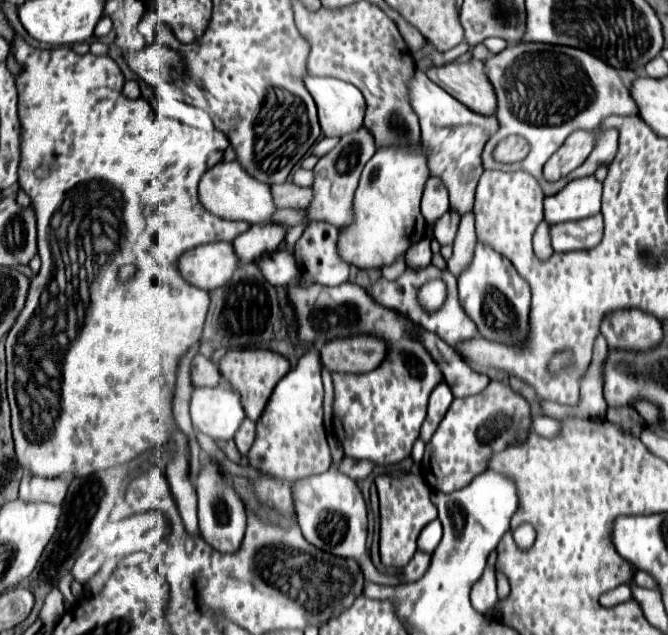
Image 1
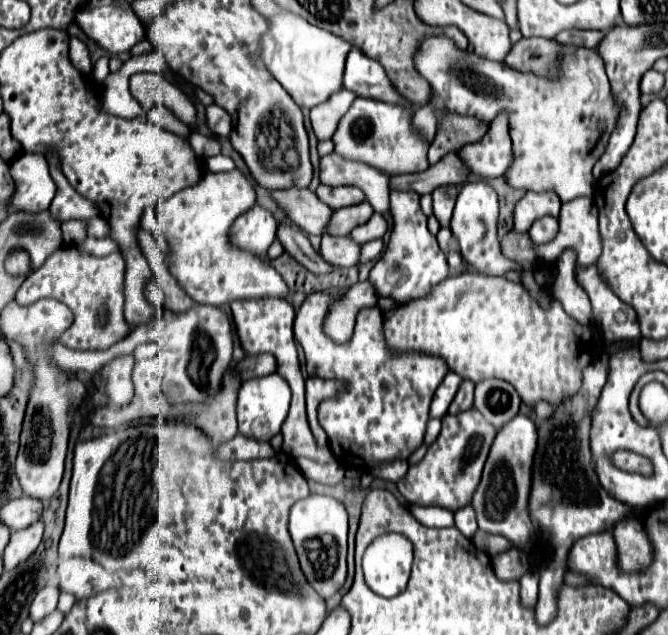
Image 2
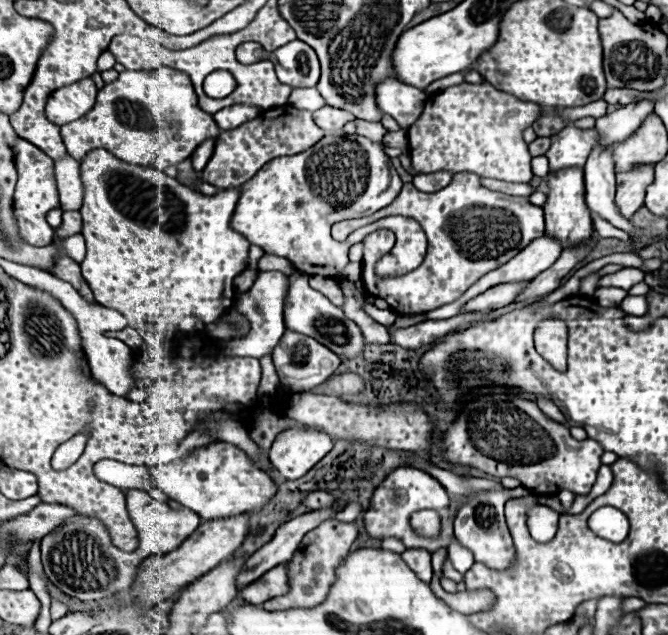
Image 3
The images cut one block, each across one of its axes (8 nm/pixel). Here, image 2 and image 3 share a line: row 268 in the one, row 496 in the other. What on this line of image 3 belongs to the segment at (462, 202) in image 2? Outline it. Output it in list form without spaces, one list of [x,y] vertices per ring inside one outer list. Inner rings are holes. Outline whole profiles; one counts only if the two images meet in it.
[[[516,488],[508,494],[506,492],[476,494],[470,498],[470,502],[466,502],[458,510],[456,520],[454,520],[454,536],[458,536],[458,542],[474,554],[476,562],[480,562],[492,570],[498,570],[498,572],[508,570],[516,562],[516,548],[514,548],[512,536],[504,522],[504,502],[510,500],[510,494],[528,494],[528,492],[526,492],[526,488]]]

